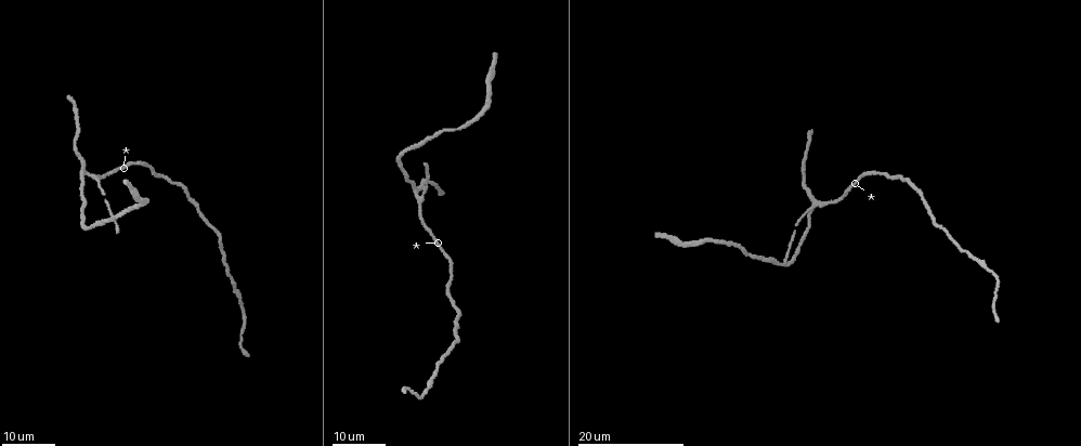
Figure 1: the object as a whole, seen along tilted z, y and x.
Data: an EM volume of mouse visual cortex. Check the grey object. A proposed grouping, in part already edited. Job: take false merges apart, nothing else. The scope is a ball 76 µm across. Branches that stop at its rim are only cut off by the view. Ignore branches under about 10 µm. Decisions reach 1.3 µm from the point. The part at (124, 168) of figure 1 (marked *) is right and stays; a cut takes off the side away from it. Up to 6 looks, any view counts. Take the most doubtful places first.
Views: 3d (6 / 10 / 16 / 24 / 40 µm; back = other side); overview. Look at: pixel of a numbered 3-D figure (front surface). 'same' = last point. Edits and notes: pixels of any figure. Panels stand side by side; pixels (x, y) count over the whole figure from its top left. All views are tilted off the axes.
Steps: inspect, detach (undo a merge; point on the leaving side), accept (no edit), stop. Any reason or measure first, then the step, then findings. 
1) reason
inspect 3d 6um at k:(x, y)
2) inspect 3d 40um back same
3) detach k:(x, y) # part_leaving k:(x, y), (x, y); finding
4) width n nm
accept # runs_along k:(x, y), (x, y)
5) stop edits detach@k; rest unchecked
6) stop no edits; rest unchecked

arms part here
inspect 3d 16um at 1:(90, 176)

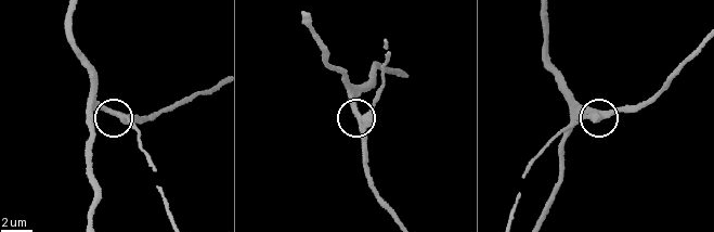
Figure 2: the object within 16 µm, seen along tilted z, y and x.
inspect 3d 6um at 2:(116, 116)

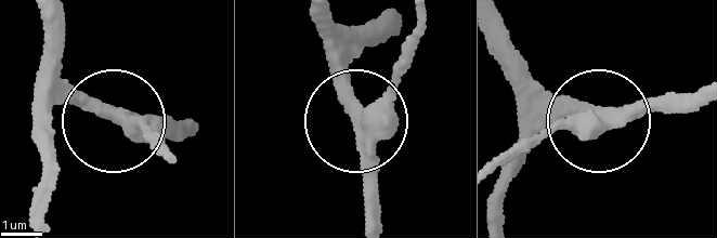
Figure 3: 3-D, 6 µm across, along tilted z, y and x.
side_arm 16 um; arms 3
accept # one neuron here

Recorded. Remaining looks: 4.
inspect 3d 24um at 1:(984, 266)

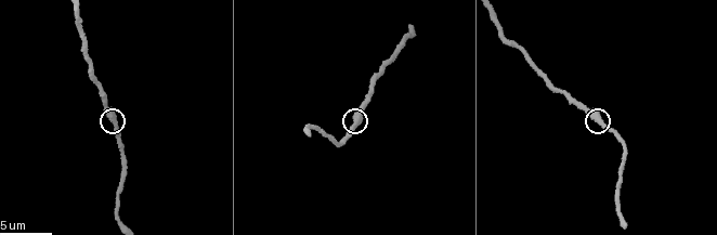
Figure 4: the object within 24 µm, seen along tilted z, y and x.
closer look
inspect 3d 10um at 4:(355, 126)

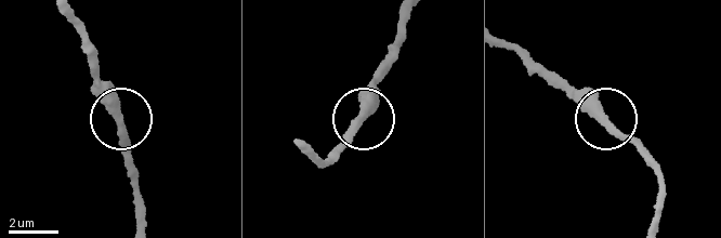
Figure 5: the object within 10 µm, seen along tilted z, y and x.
accept # runs_along 5:(503, 42), (525, 50), (584, 95), (656, 167); one neuron here

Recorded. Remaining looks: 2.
calibre changes
inspect 3d 24um at 1:(461, 127)

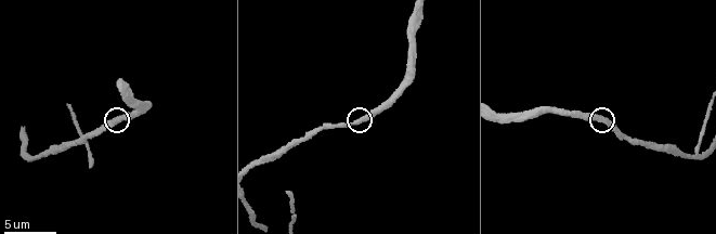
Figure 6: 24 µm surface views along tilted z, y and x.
inspect 3d 6um at 6:(361, 119)

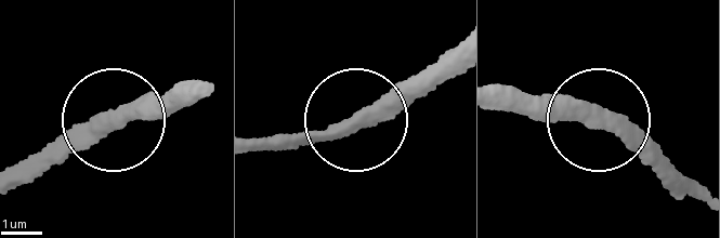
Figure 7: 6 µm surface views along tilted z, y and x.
accept # runs_along 7:(693, 186), (592, 119), (504, 108); one neuron here

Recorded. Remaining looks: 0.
stop no edits; rest unchecked

